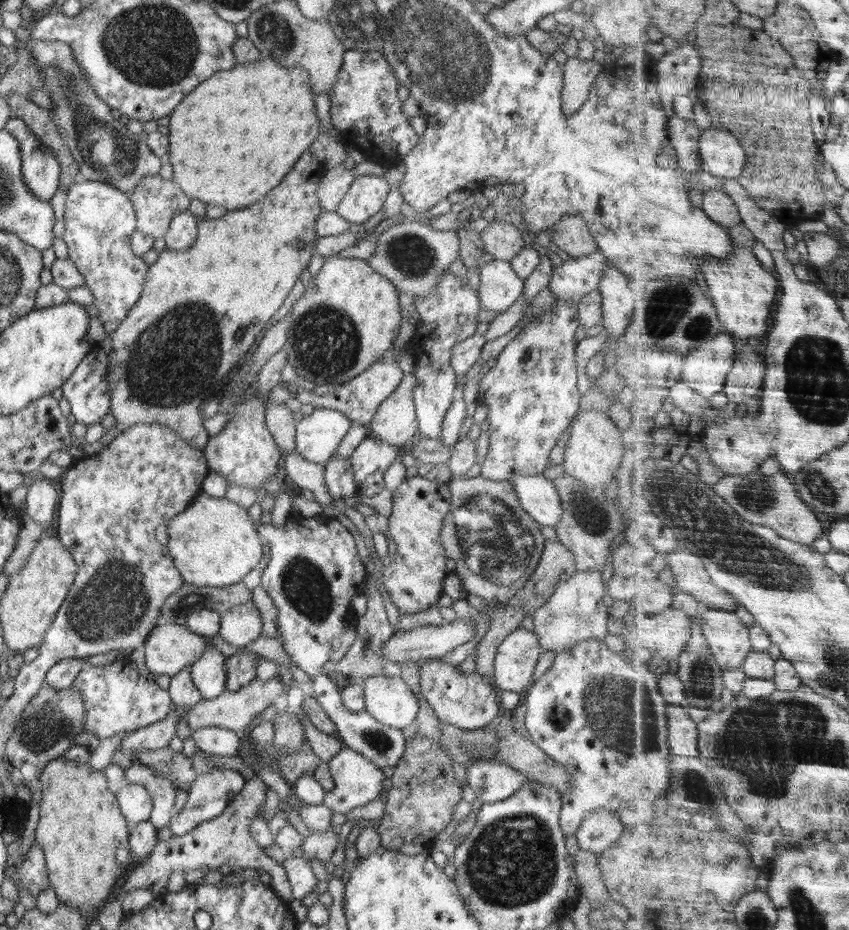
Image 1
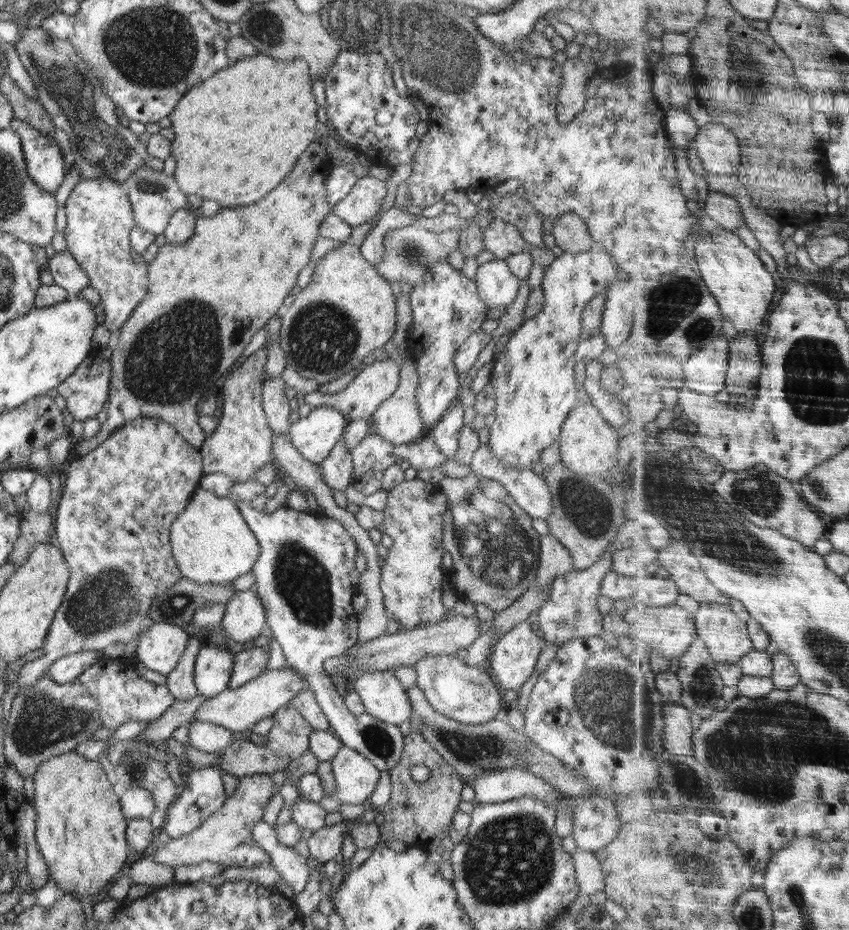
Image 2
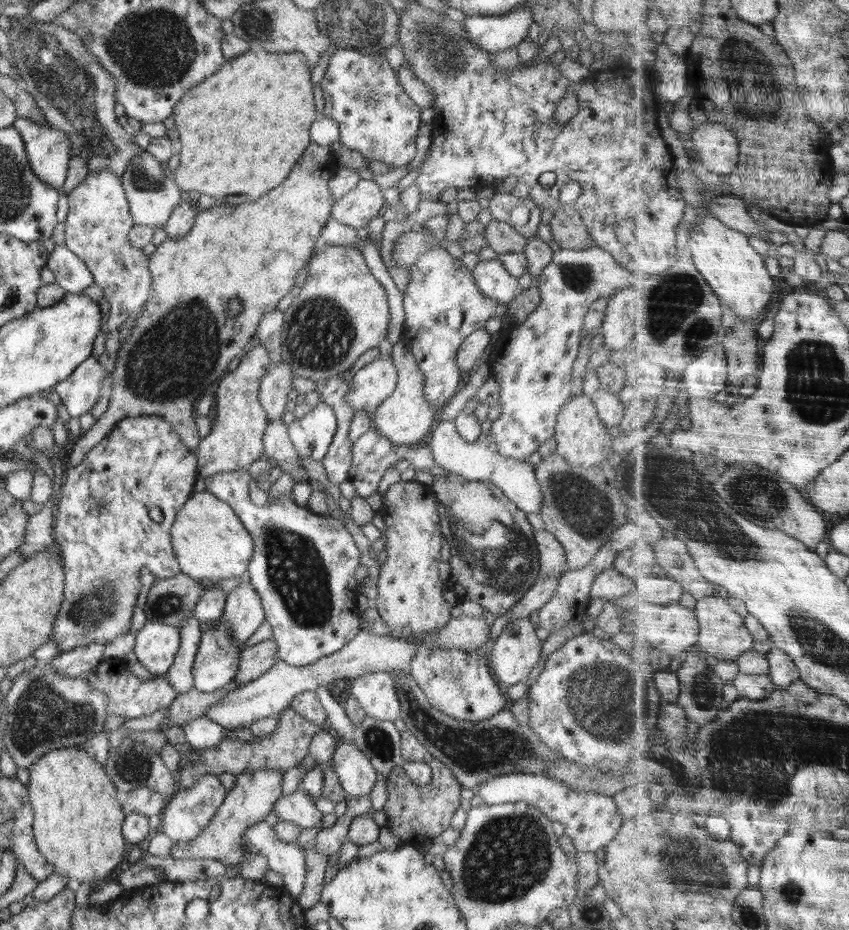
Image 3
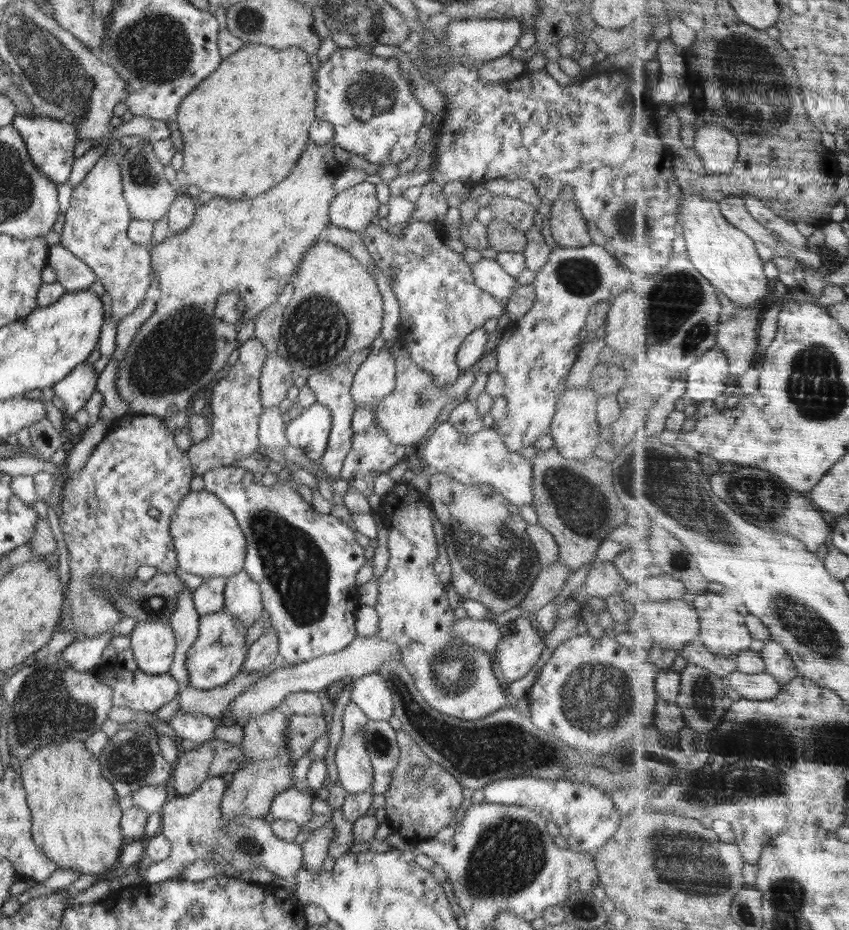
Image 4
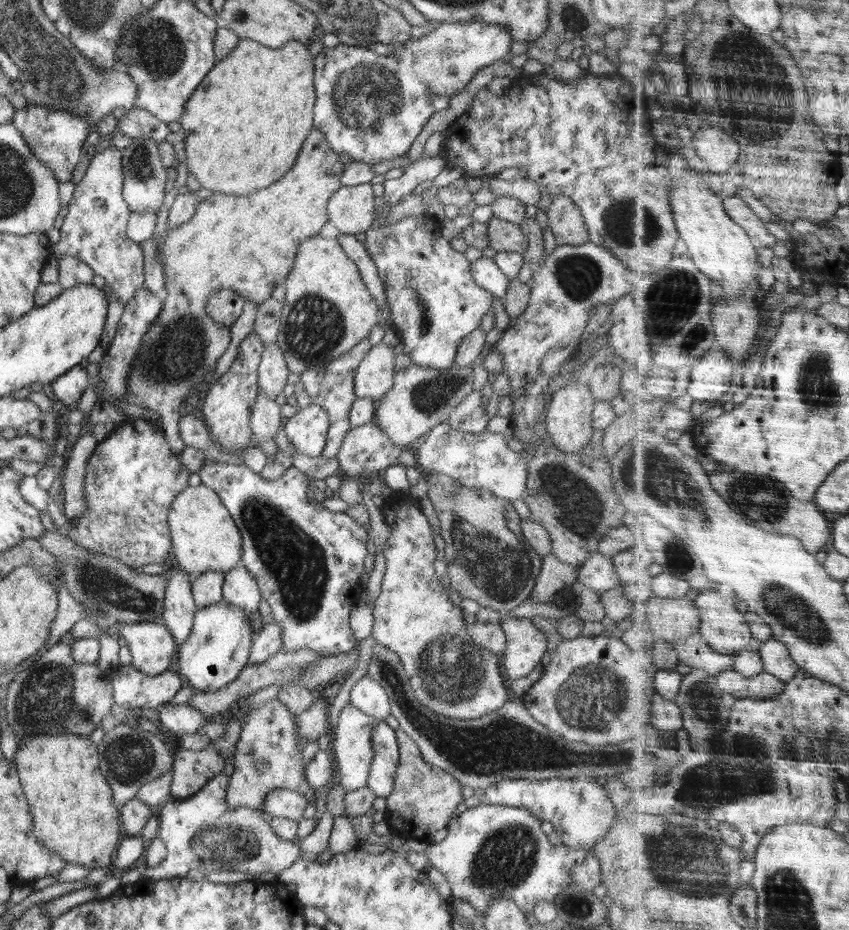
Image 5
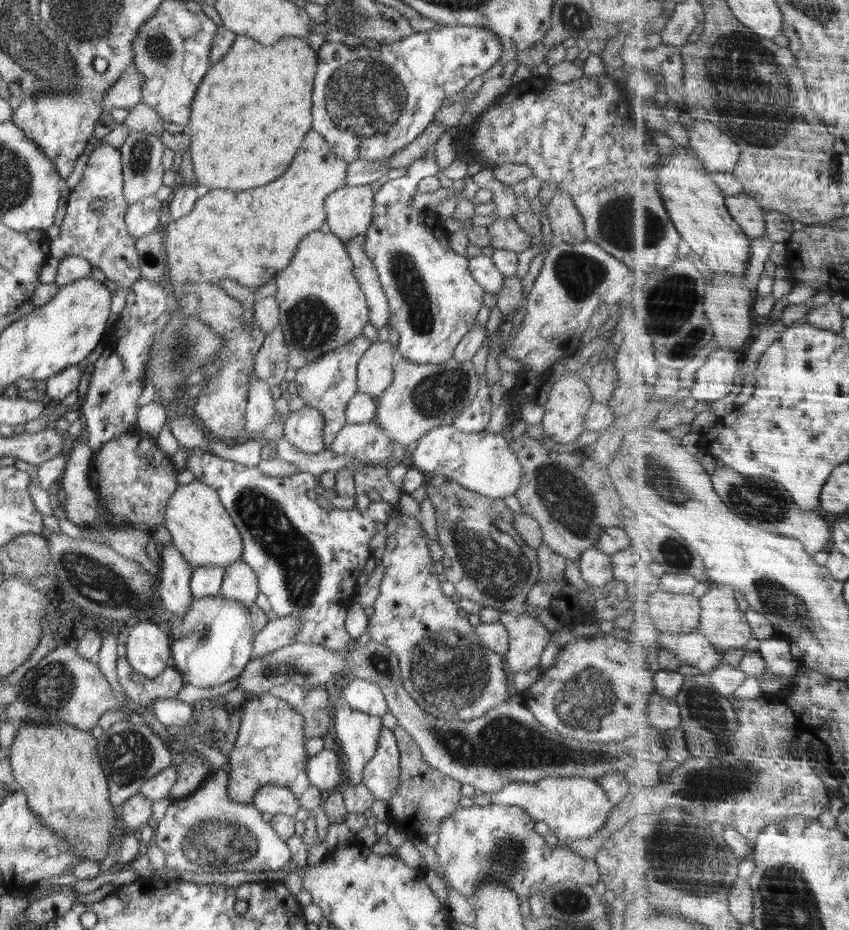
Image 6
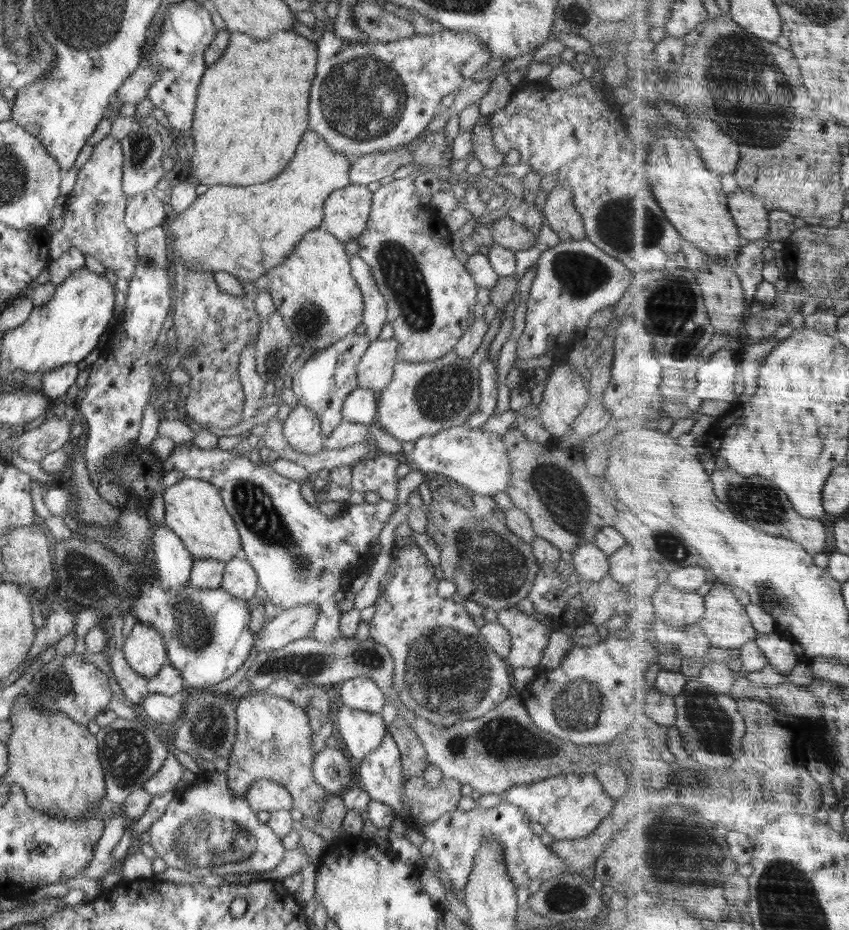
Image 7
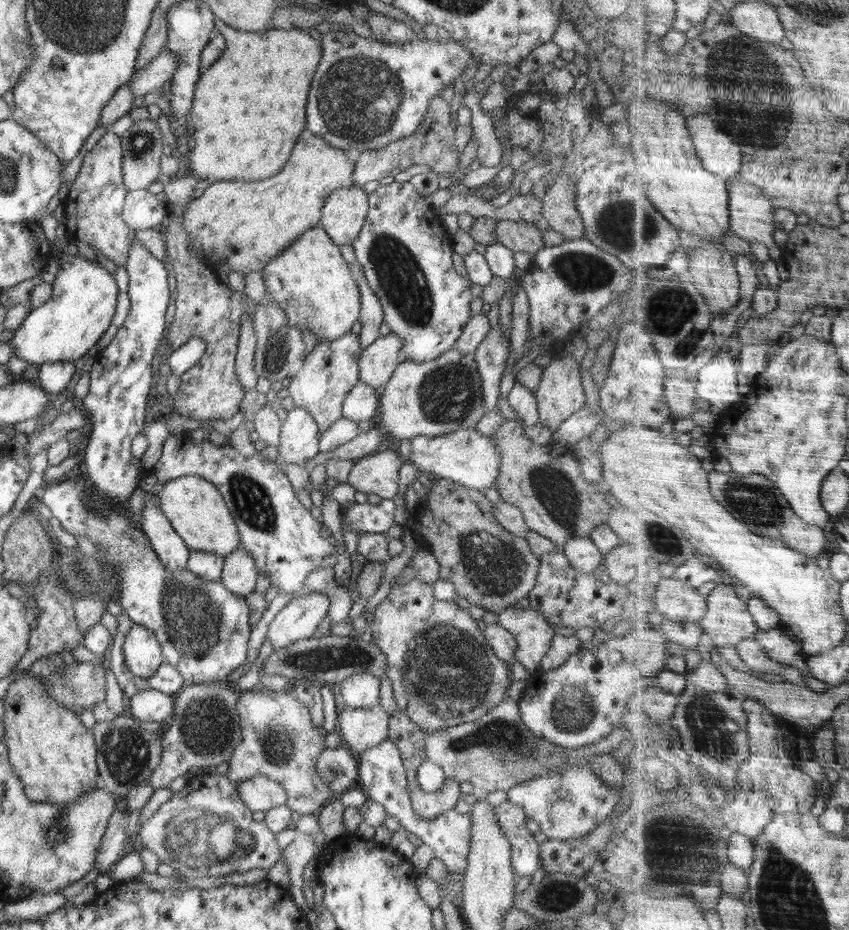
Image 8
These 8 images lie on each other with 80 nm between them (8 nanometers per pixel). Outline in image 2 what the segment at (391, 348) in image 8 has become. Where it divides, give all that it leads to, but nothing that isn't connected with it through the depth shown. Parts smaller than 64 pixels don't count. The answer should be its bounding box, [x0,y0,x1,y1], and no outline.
[300,359,400,421]

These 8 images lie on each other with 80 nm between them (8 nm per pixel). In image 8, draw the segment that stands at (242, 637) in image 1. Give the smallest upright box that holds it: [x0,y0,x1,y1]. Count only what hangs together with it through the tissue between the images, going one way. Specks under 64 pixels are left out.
[220,549,259,597]

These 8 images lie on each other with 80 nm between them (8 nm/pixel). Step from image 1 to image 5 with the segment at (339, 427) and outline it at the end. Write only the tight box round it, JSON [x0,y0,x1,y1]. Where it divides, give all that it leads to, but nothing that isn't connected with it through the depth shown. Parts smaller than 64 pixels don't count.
[284,404,330,456]

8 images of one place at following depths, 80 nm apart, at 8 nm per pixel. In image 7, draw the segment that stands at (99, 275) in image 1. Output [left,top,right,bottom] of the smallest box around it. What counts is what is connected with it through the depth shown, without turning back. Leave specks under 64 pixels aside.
[49,135,138,280]

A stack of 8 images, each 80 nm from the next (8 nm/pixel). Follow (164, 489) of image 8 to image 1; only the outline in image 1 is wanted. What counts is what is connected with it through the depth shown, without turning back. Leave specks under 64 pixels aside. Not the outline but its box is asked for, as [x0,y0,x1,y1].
[167,491,262,587]

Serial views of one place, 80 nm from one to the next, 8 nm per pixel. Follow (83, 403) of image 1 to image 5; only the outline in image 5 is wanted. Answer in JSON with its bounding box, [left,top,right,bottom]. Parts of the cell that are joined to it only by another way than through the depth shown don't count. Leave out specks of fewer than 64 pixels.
[50,365,90,406]

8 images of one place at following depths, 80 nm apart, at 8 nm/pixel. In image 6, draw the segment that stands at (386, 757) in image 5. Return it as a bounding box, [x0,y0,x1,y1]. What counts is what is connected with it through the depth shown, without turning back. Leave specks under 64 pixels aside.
[362,727,400,802]

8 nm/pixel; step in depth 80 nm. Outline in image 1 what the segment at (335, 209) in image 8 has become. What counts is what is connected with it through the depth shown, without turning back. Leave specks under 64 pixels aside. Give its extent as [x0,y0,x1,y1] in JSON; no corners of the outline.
[335,176,390,227]

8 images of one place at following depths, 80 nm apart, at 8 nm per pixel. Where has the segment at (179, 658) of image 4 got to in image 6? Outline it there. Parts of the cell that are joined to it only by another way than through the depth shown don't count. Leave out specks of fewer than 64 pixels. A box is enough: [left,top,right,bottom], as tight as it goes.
[158,541,194,623]

